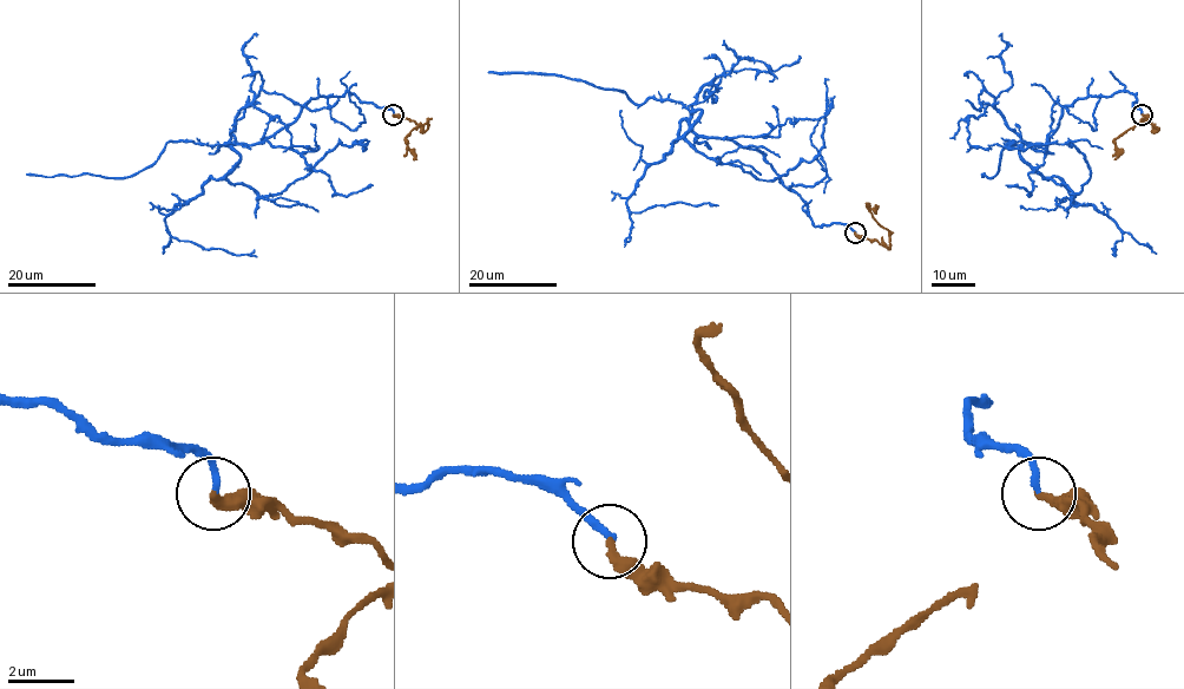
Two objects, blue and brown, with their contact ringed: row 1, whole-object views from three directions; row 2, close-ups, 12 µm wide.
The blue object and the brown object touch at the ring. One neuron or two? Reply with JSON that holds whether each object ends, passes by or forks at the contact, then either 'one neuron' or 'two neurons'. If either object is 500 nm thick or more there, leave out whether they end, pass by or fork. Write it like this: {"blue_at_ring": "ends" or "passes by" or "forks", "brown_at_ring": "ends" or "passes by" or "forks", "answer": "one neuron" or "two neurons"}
{"blue_at_ring": "ends", "brown_at_ring": "ends", "answer": "one neuron"}

